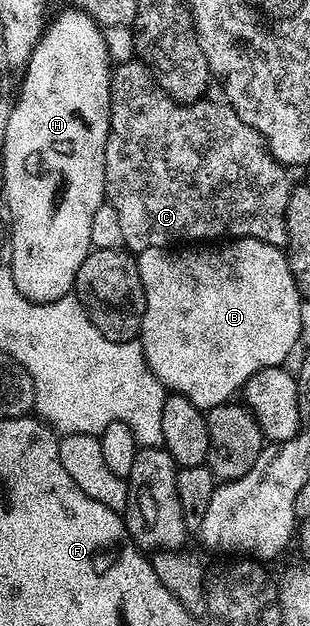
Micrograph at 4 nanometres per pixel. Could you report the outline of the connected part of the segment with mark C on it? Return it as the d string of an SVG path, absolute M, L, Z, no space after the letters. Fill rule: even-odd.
M129 61L117 64L110 77L110 132L108 145L104 153L104 185L106 186L105 202L116 209L120 216L120 229L124 233L122 242L125 250L137 253L144 249L157 247L169 248L171 245L186 245L189 239L202 239L198 241L218 241L223 237L230 239L259 239L273 247L285 248L288 241L288 225L286 224L286 210L290 200L292 180L289 179L287 168L279 163L278 159L266 148L266 138L256 129L252 129L240 117L229 103L209 103L209 98L203 97L196 103L178 103L150 75L150 70L140 61Z

